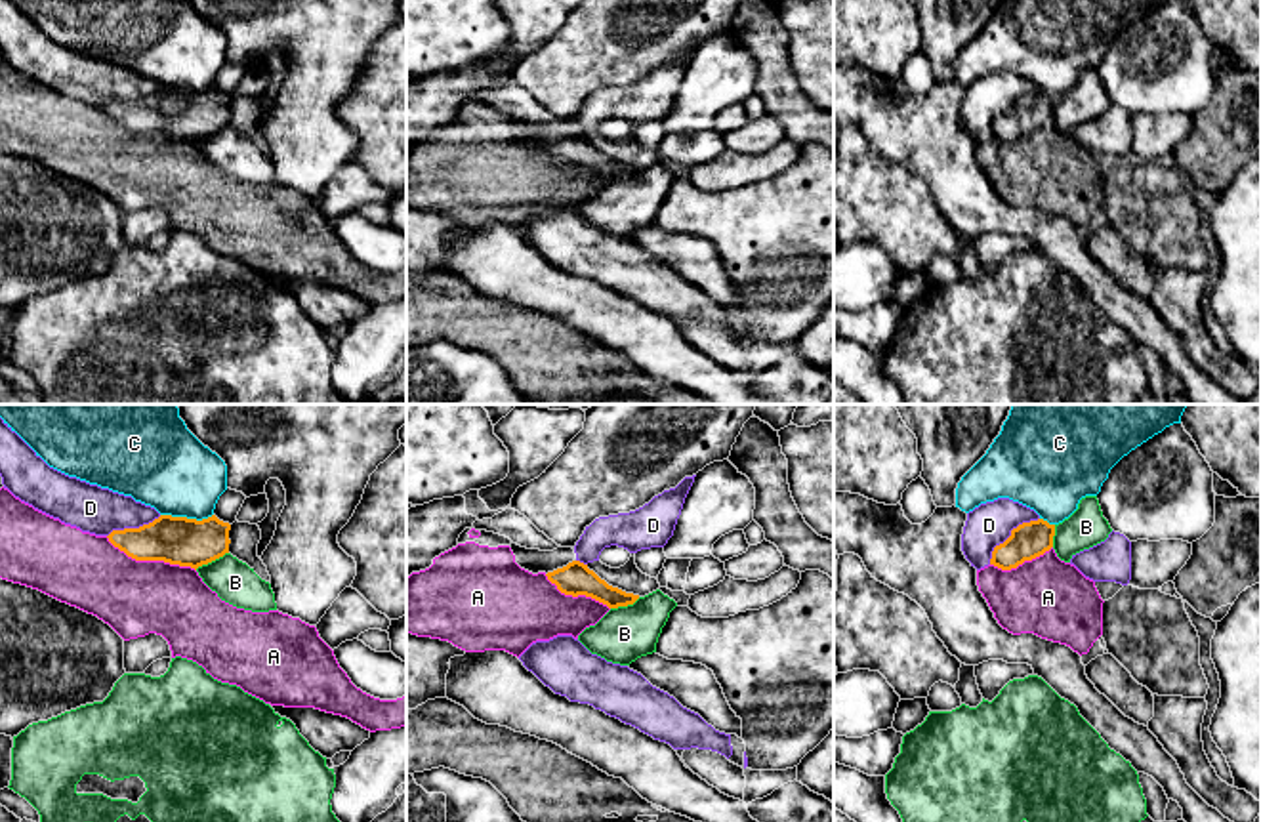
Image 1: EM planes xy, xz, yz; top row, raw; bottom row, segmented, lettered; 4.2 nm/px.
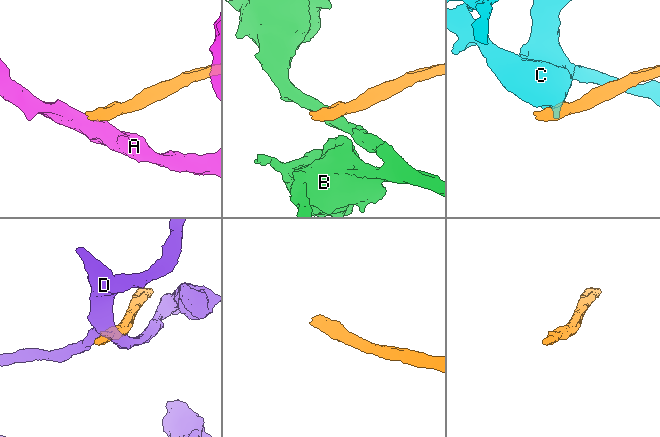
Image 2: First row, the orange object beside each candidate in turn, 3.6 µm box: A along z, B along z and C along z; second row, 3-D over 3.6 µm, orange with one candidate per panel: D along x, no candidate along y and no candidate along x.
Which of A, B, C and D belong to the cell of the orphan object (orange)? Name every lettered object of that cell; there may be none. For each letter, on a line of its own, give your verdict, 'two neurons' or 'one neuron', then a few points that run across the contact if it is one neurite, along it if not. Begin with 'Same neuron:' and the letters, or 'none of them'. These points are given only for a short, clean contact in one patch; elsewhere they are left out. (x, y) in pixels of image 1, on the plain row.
Same neuron: none of them
A: two neurons | xy (105, 109), (136, 132), (163, 132), (189, 138), (195, 143)
B: two neurons | xy (227, 124), (195, 142)
C: two neurons
D: two neurons | yz (1038, 90), (1019, 96), (994, 121), (989, 136)

